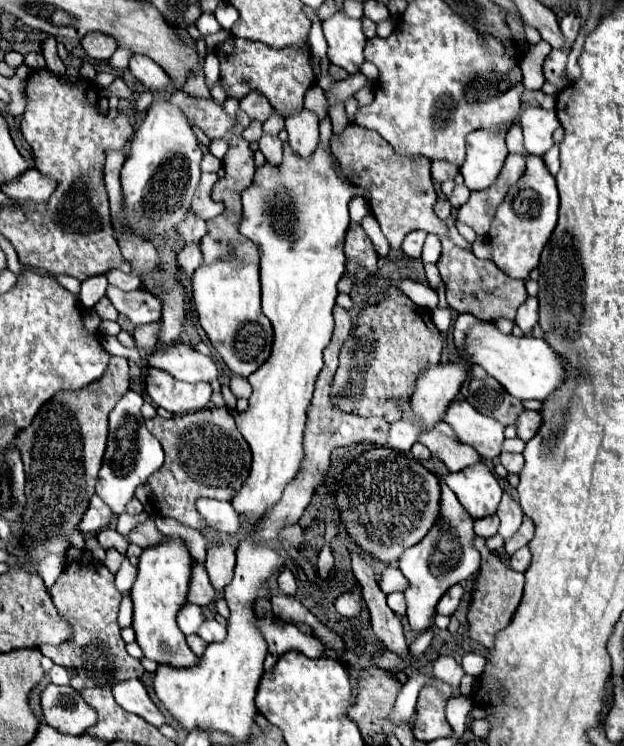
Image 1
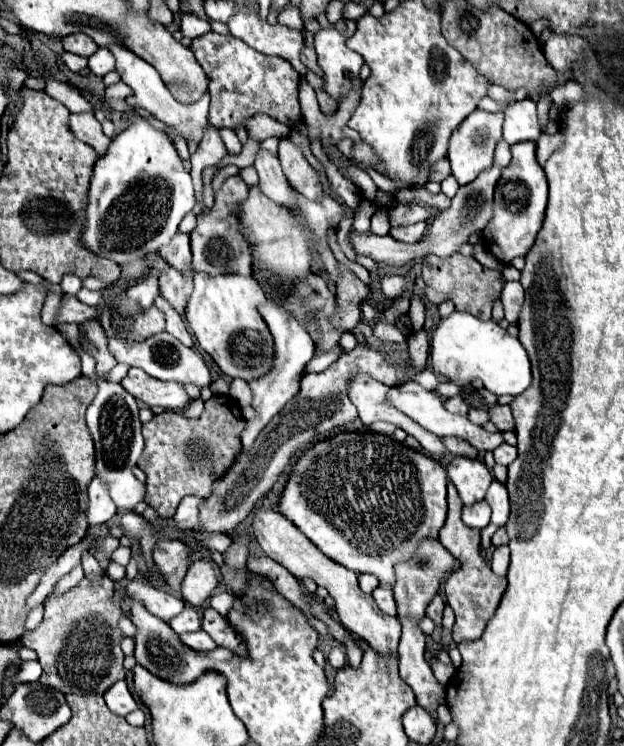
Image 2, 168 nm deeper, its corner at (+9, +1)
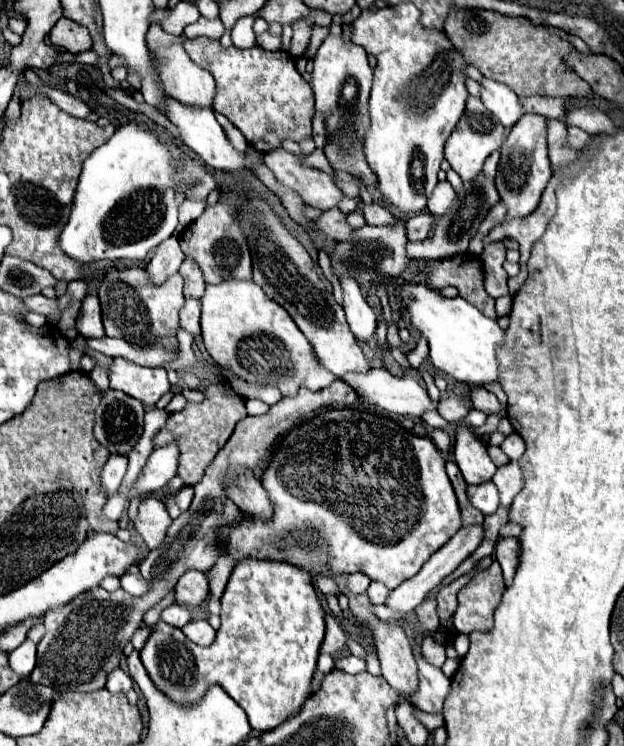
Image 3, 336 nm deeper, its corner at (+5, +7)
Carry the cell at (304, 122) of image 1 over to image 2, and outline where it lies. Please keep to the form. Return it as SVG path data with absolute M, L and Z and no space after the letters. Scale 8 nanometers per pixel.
M288 138L280 140L278 158L280 158L286 180L290 182L290 186L298 194L306 196L308 200L320 200L322 198L324 188L322 188L318 172L304 160L300 148L294 146Z

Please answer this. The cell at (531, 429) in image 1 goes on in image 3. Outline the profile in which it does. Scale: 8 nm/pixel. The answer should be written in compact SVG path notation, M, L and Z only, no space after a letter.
M478 386L478 388L472 388L470 392L470 398L474 402L474 408L476 410L484 410L486 414L498 414L502 412L506 406L498 402L498 398L494 394L490 394L486 388Z

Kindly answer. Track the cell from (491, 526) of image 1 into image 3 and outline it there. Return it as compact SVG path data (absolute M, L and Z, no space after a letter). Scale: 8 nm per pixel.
M486 482L482 486L468 486L468 498L470 504L484 516L494 514L498 510L498 490L494 482Z

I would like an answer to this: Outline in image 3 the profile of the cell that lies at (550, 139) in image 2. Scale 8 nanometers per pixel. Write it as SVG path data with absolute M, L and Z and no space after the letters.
M568 128L568 136L566 136L566 142L568 142L568 146L572 146L574 150L580 150L582 146L586 146L586 142L590 140L590 134L586 134L584 130L580 130L580 128Z

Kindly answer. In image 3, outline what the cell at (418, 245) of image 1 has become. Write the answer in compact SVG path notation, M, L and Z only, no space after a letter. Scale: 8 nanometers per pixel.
M416 214L416 216L408 218L408 240L428 238L432 226L434 226L432 214Z

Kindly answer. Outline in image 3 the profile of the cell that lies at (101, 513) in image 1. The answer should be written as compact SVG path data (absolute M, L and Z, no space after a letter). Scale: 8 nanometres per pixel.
M112 454L108 458L108 462L104 464L100 476L102 476L102 488L104 488L108 498L118 494L118 488L122 484L124 474L126 474L126 464L128 464L128 458L126 456L118 456L118 454Z

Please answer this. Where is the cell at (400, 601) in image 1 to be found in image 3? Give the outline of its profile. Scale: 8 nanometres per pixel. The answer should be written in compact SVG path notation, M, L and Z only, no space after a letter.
M372 582L366 594L368 594L368 598L370 598L374 604L384 604L386 598L390 596L390 588L386 590L386 586L384 586L382 582Z

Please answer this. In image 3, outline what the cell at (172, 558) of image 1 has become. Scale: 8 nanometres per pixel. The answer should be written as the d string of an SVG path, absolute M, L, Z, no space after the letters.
M244 558L236 564L224 590L220 618L222 626L216 634L216 640L206 648L190 642L182 634L182 630L160 620L152 626L152 634L140 650L142 664L154 684L174 702L194 704L202 698L208 686L218 684L248 714L252 730L274 730L290 716L296 716L312 694L312 678L316 672L318 650L324 640L324 608L312 586L312 576L306 570L300 570L298 566L292 566L288 562Z

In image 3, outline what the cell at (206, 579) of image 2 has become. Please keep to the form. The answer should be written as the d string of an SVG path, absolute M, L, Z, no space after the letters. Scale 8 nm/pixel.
M200 570L186 572L176 584L176 602L184 606L200 606L208 596L208 578Z

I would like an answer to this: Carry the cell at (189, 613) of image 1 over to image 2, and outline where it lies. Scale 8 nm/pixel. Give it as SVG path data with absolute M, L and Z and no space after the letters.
M134 578L134 580L126 582L126 596L140 602L150 614L158 616L164 622L172 620L186 606L182 598L178 598L170 592L162 592L152 582L140 580L140 578Z

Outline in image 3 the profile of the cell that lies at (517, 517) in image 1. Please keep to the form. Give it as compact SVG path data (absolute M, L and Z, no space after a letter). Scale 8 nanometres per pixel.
M510 462L506 466L500 466L492 478L492 482L496 484L498 492L500 492L500 506L508 508L514 500L514 496L522 490L524 486L524 478L522 478L522 470L518 466L518 462Z

